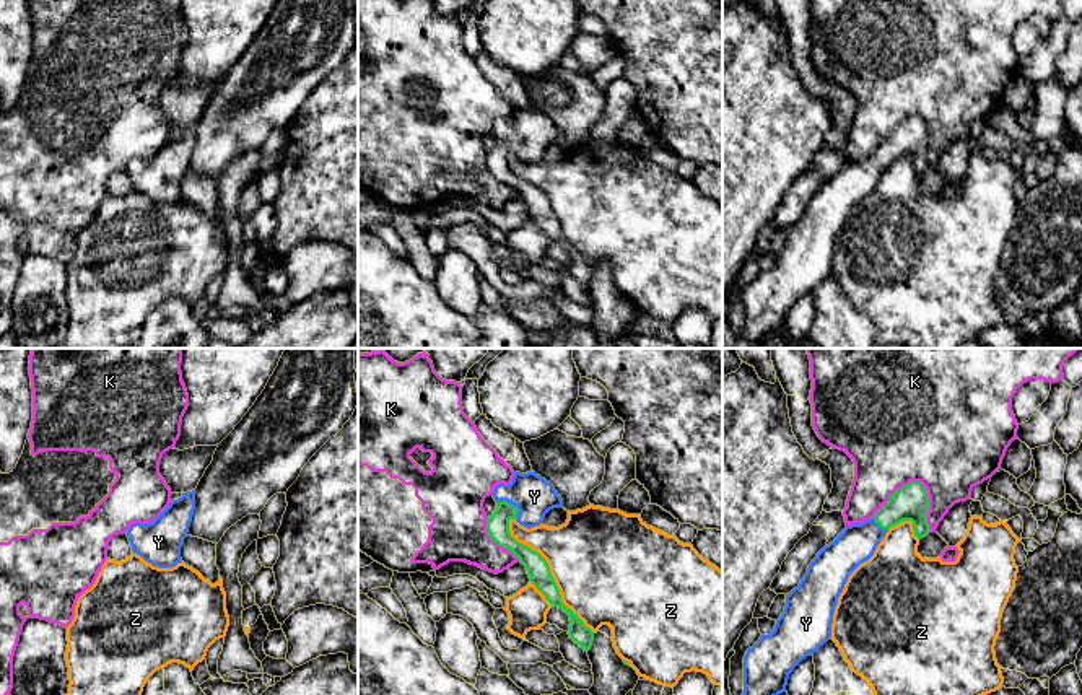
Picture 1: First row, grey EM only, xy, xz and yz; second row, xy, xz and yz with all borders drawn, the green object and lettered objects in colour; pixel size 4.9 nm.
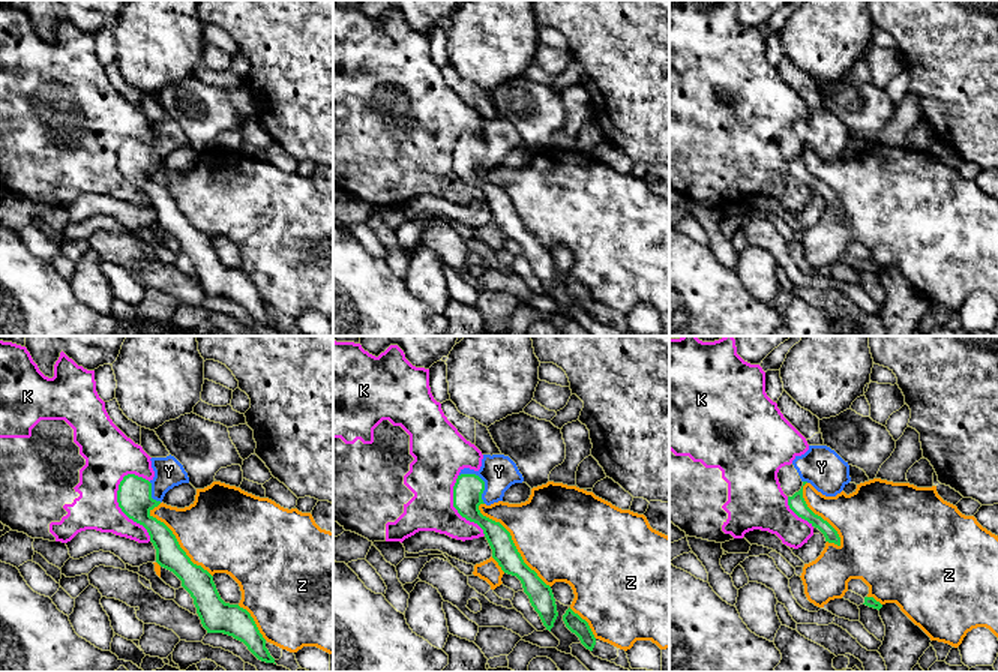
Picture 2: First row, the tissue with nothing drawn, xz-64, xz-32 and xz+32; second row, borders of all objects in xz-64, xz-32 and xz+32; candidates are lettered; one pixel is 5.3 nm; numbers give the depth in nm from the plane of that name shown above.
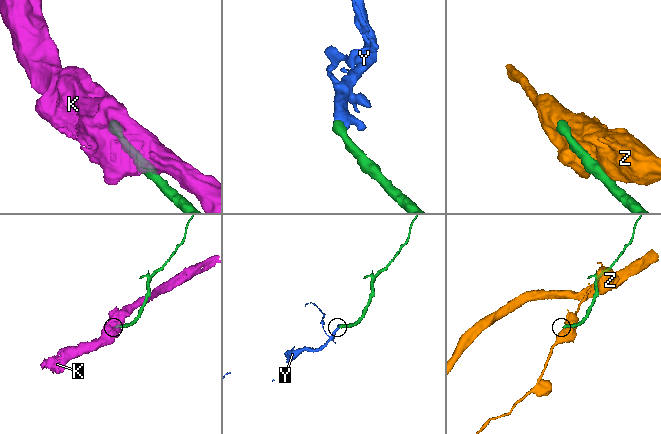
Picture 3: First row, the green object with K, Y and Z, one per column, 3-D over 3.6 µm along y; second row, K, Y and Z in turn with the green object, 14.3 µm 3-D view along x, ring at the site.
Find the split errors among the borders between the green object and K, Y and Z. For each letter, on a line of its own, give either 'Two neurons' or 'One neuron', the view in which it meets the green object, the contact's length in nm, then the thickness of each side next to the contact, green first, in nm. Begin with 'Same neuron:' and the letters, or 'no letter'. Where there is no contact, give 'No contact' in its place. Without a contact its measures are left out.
Same neuron: Y
K: Two neurons. Touches green in yz. Shared border 300 nm. Thickness 180 nm (green) against 460 nm
Y: One neuron. Touches green in xz. Shared border 140 nm. Thickness 110 nm (green) against 200 nm
Z: Two neurons. Touches green in xz. Shared border 700 nm. Thickness 110 nm (green) against 480 nm

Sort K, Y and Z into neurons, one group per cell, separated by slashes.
K / Y / Z

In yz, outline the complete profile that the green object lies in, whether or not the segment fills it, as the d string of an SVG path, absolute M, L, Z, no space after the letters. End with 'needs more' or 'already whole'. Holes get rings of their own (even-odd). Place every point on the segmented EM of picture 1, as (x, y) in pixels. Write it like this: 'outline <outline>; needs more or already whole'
outline M921 482L897 490L875 516L851 524L825 545L807 568L799 586L786 594L786 605L770 635L744 656L742 695L779 695L789 674L831 638L838 597L849 575L867 562L890 527L911 521L918 539L926 537L929 496Z; needs more

